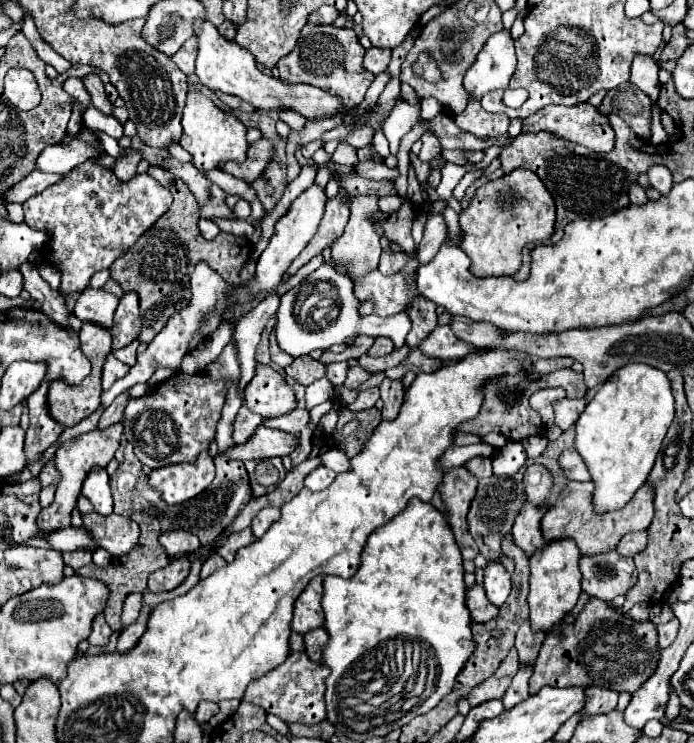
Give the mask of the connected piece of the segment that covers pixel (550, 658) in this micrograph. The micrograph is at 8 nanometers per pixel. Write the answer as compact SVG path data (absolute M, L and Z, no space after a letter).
M591 598L575 624L559 624L545 636L533 674L529 678L529 694L537 694L543 686L613 686L617 692L635 692L657 666L657 630L651 622L633 622L627 614L611 608L607 602Z

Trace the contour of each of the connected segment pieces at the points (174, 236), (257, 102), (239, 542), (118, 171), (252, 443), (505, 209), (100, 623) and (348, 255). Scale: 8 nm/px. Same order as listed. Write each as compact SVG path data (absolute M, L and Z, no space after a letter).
M149 166L147 170L151 178L155 178L161 186L169 188L173 194L173 204L171 208L123 254L113 262L111 278L117 280L123 292L135 292L139 296L139 310L141 310L141 320L143 328L139 334L139 342L151 342L165 326L165 322L179 312L179 308L189 306L191 302L191 292L189 292L189 276L197 262L209 264L209 268L217 270L221 278L227 284L237 286L239 284L239 270L247 262L251 254L251 242L241 236L233 234L219 234L215 240L205 240L199 234L197 228L197 200L187 188L187 184L173 176L171 172L165 172L157 166Z
M195 20L193 22L193 32L197 36L197 60L195 60L195 74L199 76L201 84L205 84L213 92L225 92L239 96L241 100L253 104L257 110L281 110L281 108L293 108L305 118L323 118L329 114L335 114L337 110L345 110L341 100L325 94L319 88L297 84L289 86L283 84L279 78L267 76L261 70L257 70L255 58L249 50L239 46L235 40L223 38L217 28L207 22L207 20Z
M249 528L239 530L239 532L231 534L231 536L223 542L223 546L217 550L217 554L219 554L219 556L223 556L227 562L233 562L233 558L235 558L235 554L237 554L237 550L239 550L239 548L243 548L243 546L249 546L251 542L255 542L253 532L251 532Z
M127 148L125 152L127 152L127 156L117 158L117 164L115 164L115 168L113 168L113 174L115 174L121 182L127 182L127 180L133 178L135 168L137 168L137 164L139 164L139 160L141 160L139 152L135 152L135 150L131 150L131 148Z
M261 426L255 436L245 446L235 446L229 450L227 458L233 460L265 460L273 456L289 456L299 446L299 438L283 432L283 430L271 430L267 426Z
M515 170L509 176L501 176L483 184L475 198L471 200L469 208L461 212L459 224L463 228L463 242L461 248L471 260L471 272L475 276L513 276L521 268L521 250L529 242L543 242L553 234L555 226L555 202L539 180L539 176L531 170Z
M99 614L93 622L93 632L89 634L89 646L107 646L109 644L109 638L111 638L113 630L107 626L103 614Z
M359 196L351 202L351 216L345 226L343 236L331 246L331 254L337 264L349 266L355 276L365 274L365 270L375 270L379 266L381 244L377 234L373 234L373 220L365 216L377 212L377 196Z

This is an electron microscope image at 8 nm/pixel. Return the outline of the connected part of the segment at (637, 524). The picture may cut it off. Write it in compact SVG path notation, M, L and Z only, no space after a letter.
M569 482L563 488L557 502L541 518L541 532L543 532L545 542L571 538L577 542L581 556L597 556L597 554L613 550L625 534L649 528L649 522L653 520L651 486L647 486L647 484L641 486L641 490L637 490L637 494L633 496L633 502L629 502L629 506L615 510L613 514L601 514L601 516L593 514L591 492L593 492L593 482Z

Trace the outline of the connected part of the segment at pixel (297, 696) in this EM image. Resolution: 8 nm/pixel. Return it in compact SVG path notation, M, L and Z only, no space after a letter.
M297 652L291 654L281 666L273 668L263 678L257 678L247 686L245 700L261 706L269 714L279 716L285 722L305 722L305 724L319 724L325 720L325 678L329 670L319 662L309 662L305 654Z

